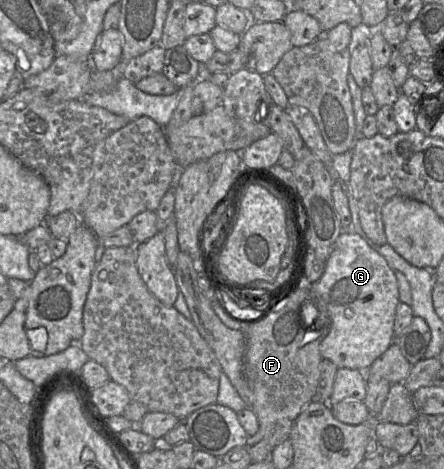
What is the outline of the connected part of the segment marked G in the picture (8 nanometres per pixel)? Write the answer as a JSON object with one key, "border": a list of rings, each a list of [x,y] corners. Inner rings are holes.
{"border":[[[341,233],[336,240],[334,249],[330,254],[329,258],[325,262],[325,271],[323,275],[313,284],[308,284],[309,286],[309,301],[313,307],[313,317],[315,318],[316,324],[320,327],[324,322],[327,321],[327,318],[330,319],[330,331],[327,336],[322,340],[320,344],[320,354],[323,359],[328,359],[332,361],[338,368],[349,368],[356,369],[359,371],[367,371],[371,364],[380,357],[389,346],[395,341],[393,326],[395,321],[396,307],[399,300],[399,290],[398,283],[395,276],[395,271],[392,270],[387,264],[385,258],[380,255],[376,250],[374,250],[367,241],[362,238],[357,233]]]}

